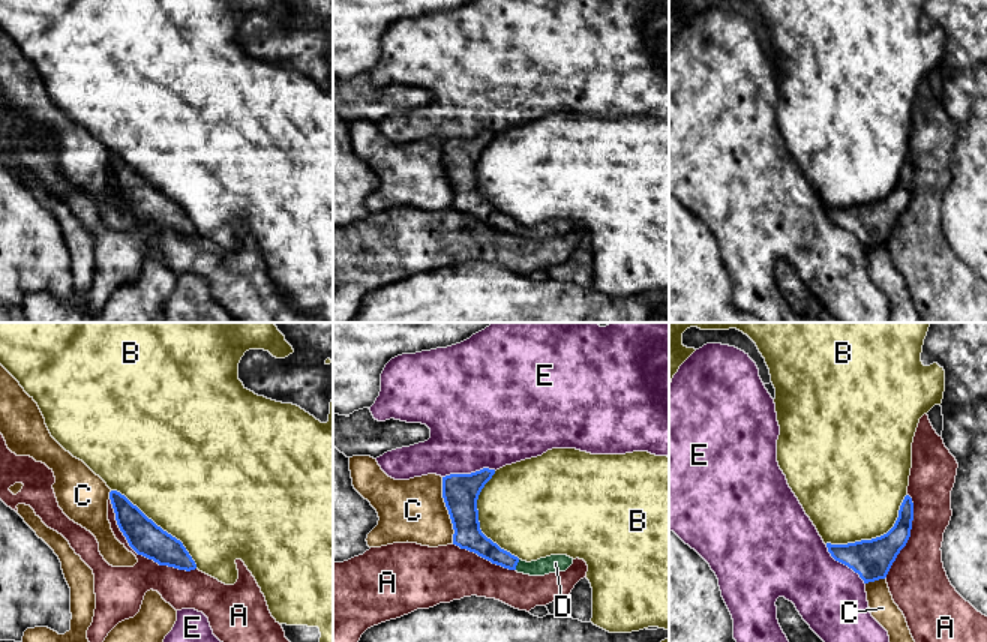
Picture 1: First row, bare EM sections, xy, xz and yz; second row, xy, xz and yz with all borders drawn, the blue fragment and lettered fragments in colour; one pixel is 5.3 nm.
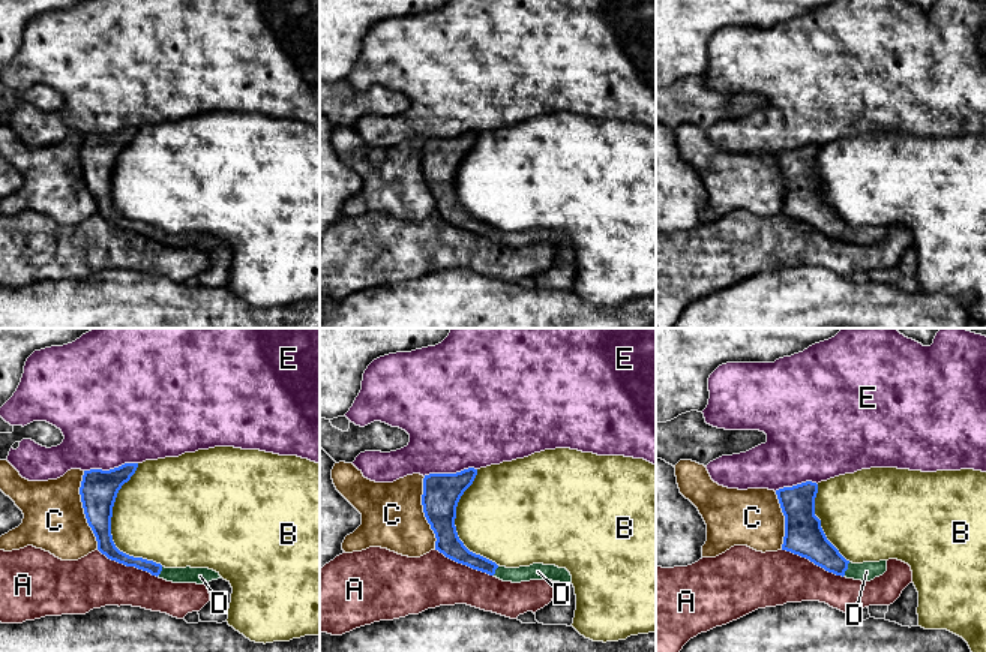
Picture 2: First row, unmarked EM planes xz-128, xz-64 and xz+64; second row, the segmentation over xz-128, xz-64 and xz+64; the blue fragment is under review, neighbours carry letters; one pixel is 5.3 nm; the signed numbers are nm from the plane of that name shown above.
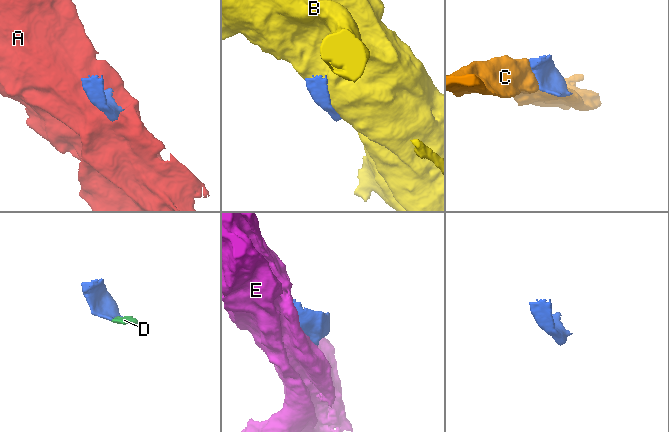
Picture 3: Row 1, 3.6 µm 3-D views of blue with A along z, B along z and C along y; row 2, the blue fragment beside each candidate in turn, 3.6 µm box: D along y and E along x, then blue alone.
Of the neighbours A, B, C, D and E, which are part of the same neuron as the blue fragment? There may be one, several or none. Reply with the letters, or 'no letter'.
D

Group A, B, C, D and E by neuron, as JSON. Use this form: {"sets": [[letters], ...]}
{"sets": [["A"], ["B"], ["C"], ["D"], ["E"]]}

